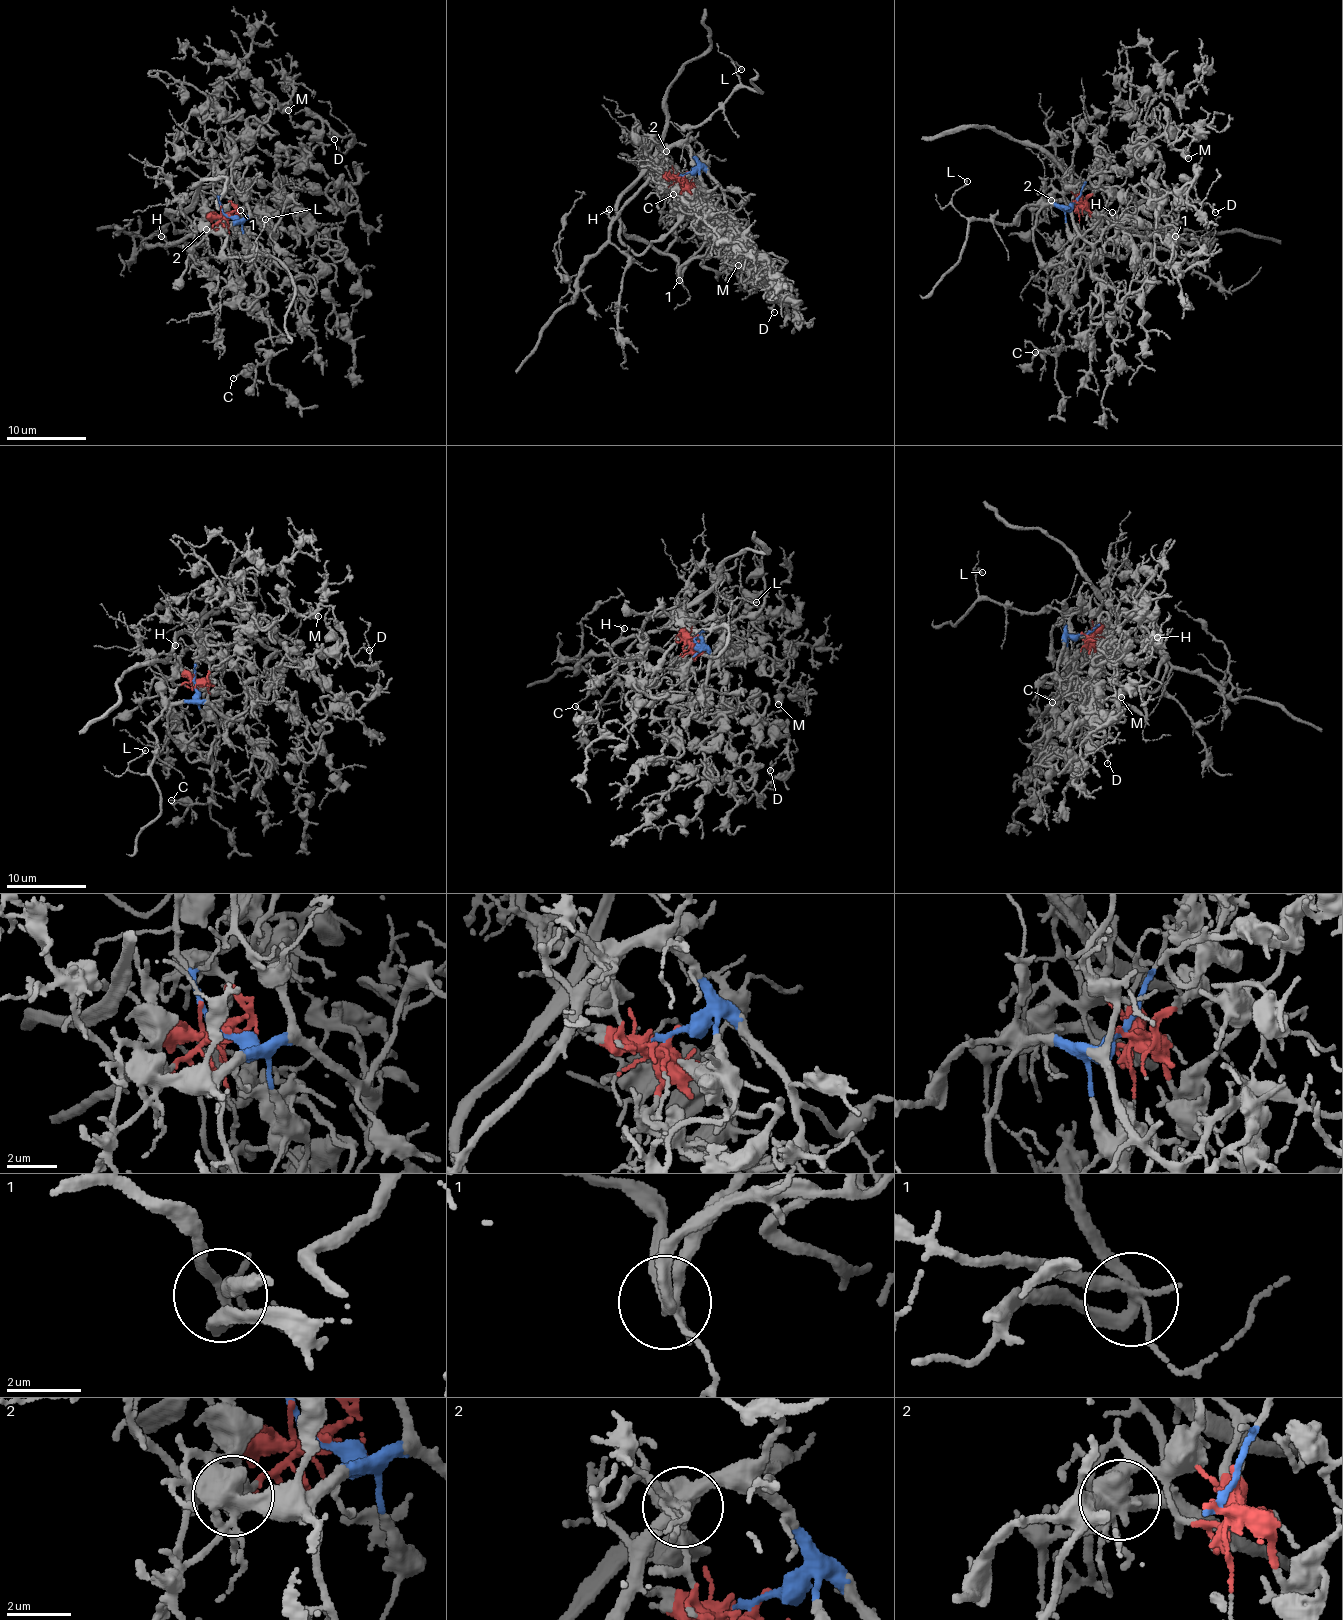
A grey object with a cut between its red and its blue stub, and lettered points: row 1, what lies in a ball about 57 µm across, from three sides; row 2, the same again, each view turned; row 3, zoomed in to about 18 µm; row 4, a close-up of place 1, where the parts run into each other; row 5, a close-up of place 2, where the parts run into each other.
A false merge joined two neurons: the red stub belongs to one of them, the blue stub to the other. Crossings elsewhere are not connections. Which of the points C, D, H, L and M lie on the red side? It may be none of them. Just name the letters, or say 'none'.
C, D, M

